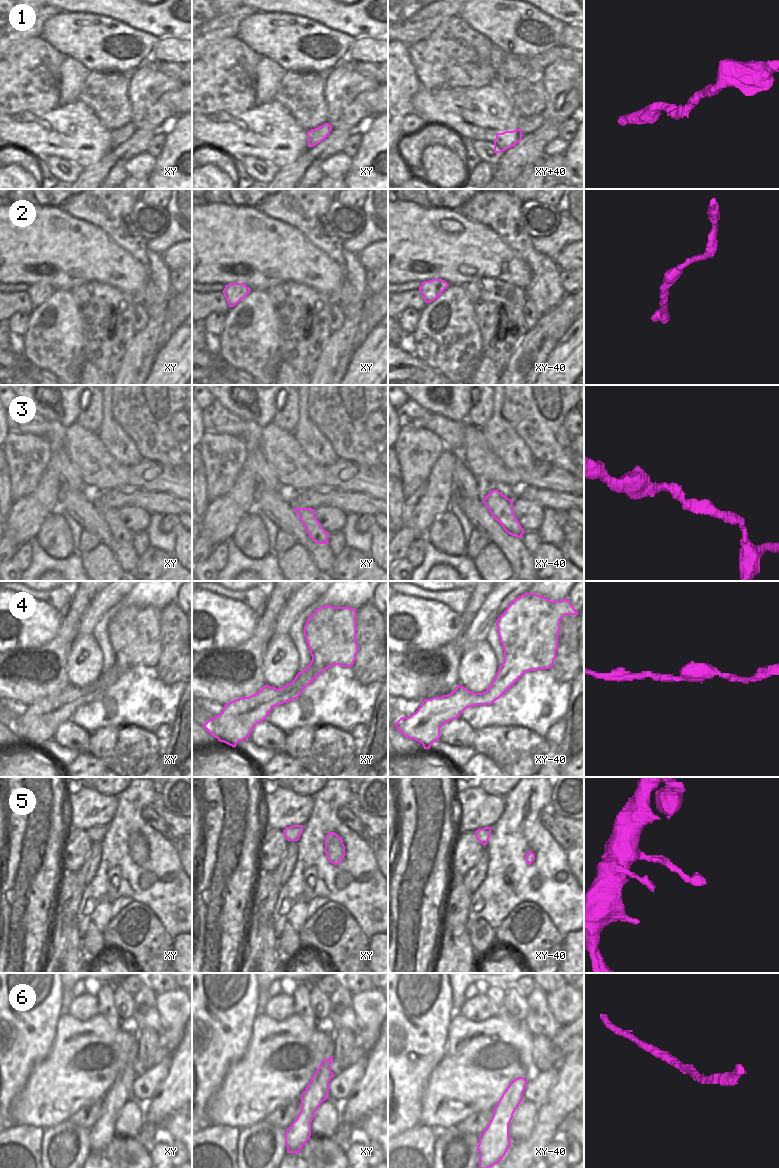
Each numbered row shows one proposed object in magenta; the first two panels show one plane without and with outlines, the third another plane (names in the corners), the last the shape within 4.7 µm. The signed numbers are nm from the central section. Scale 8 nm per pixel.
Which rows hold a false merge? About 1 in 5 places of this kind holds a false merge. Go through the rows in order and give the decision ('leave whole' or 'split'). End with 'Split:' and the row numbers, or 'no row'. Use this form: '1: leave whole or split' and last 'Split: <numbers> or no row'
1: leave whole
2: leave whole
3: leave whole
4: leave whole
5: leave whole
6: leave whole
Split: no row

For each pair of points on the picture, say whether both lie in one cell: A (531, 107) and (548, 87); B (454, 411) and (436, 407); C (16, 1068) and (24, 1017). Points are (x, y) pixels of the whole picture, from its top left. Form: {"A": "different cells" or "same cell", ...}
{"A": "same cell", "B": "same cell", "C": "same cell"}

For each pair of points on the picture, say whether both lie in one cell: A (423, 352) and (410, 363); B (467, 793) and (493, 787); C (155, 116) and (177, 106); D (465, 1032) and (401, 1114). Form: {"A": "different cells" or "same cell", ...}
{"A": "different cells", "B": "different cells", "C": "different cells", "D": "different cells"}

